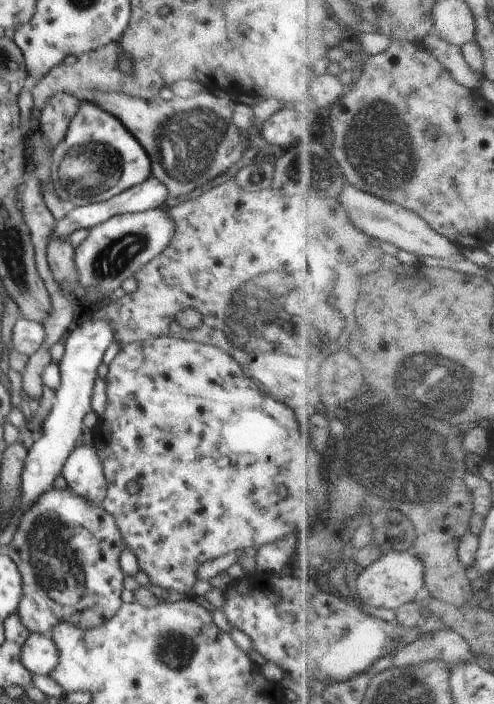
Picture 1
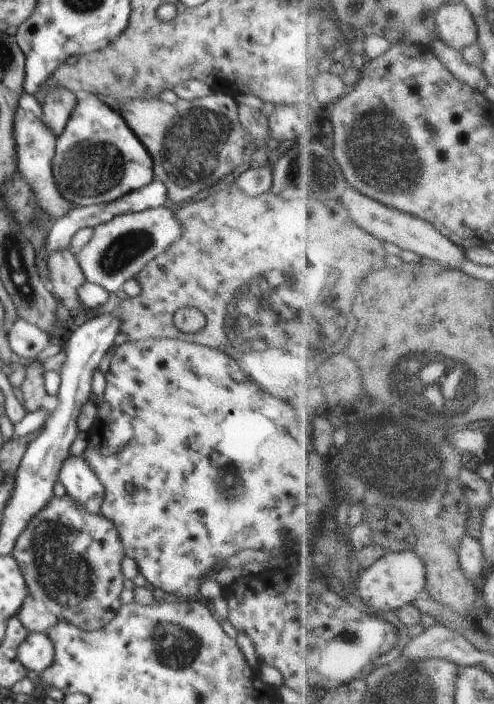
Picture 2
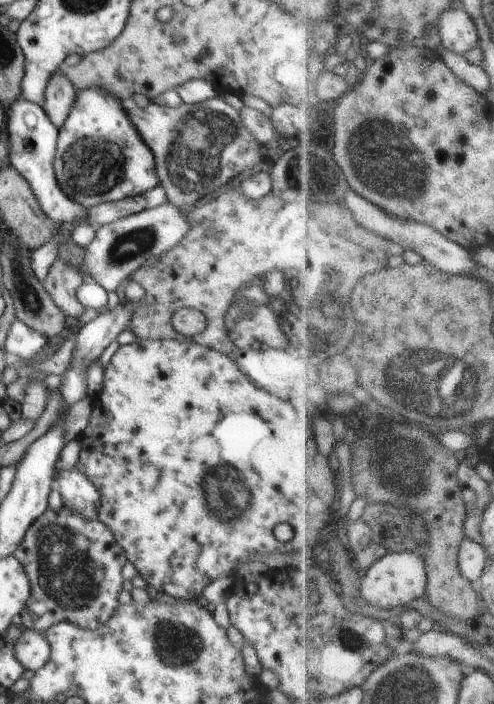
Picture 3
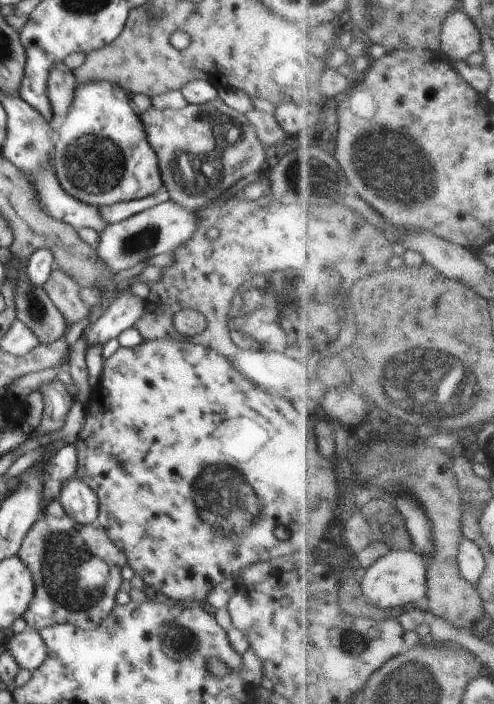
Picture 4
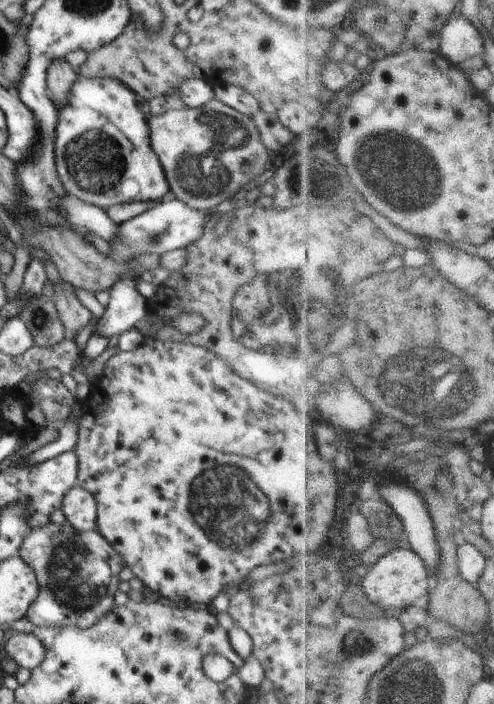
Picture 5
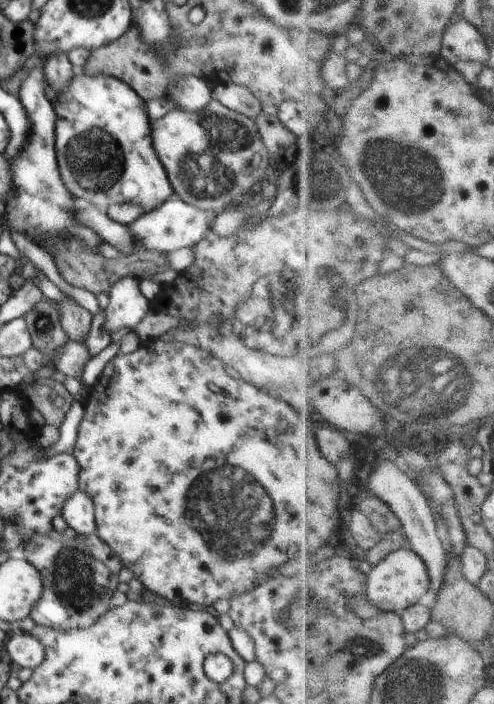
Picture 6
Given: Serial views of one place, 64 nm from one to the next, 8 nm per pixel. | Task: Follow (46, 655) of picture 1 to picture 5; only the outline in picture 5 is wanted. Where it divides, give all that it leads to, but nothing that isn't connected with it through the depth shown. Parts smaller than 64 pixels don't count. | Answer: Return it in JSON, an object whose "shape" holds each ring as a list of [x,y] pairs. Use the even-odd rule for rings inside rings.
{"shape":[[[13,633],[6,646],[8,657],[20,668],[32,671],[41,667],[45,658],[44,644],[33,633]]]}

